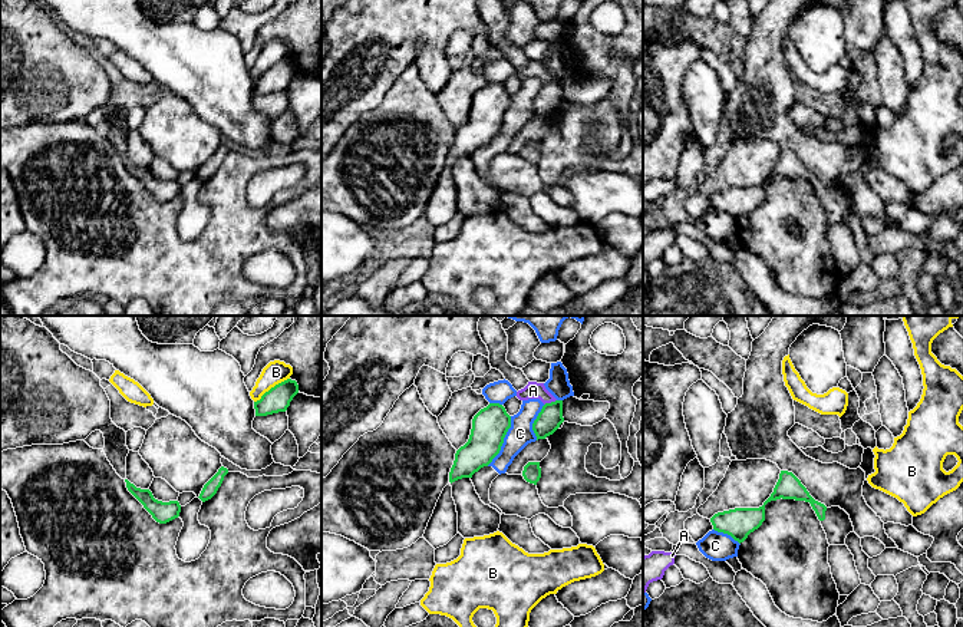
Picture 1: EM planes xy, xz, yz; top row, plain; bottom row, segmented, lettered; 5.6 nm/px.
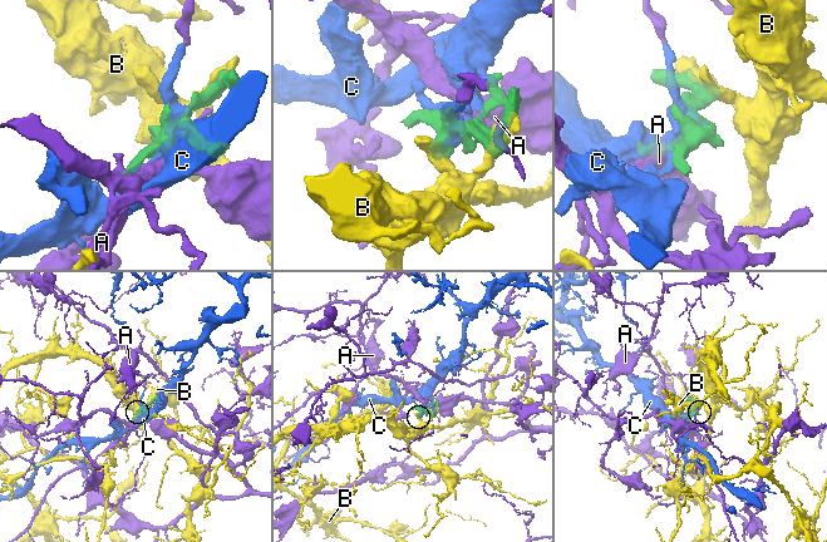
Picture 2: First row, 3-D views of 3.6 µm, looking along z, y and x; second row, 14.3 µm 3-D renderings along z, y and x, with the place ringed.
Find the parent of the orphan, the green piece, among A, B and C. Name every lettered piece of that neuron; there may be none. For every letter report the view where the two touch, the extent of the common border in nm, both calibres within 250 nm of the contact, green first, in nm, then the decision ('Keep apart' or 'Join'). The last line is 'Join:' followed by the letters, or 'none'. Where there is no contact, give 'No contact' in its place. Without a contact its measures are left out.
A: Touches green in xz. Shared border 80 nm. Thickness 140 nm (green) against 100 nm. Keep apart
B: Touches green in xy. Shared border 240 nm. Thickness 140 nm (green) against 130 nm. Keep apart
C: Touches green in xz. Shared border 320 nm. Thickness 200 nm (green) against 140 nm. Keep apart
Join: none

